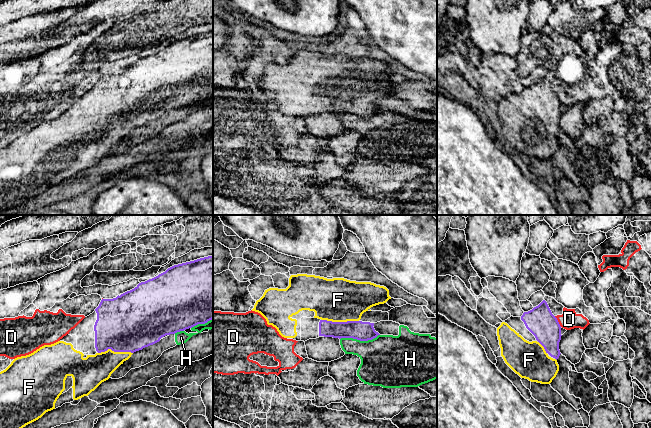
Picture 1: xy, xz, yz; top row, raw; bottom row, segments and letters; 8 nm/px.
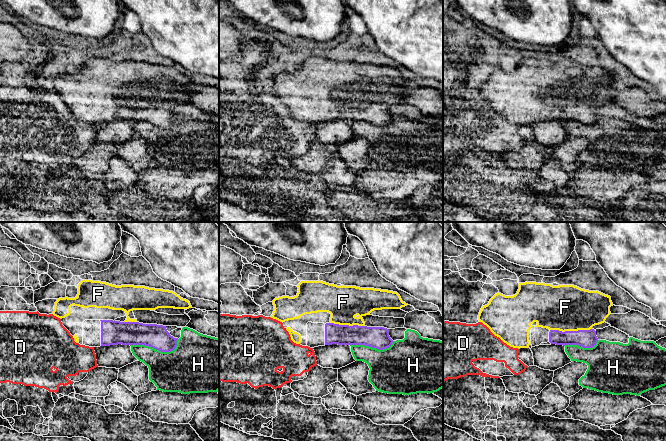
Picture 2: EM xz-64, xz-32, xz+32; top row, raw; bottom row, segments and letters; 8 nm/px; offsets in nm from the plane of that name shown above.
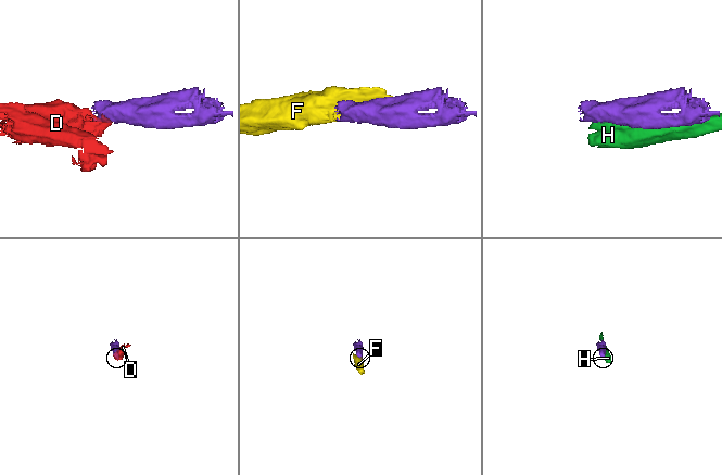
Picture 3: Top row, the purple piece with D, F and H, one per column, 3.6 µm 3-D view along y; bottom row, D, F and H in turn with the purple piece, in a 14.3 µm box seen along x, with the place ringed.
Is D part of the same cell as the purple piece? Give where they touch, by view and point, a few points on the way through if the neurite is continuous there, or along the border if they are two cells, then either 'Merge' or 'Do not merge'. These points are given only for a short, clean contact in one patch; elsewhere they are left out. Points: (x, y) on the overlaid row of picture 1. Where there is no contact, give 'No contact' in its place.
Touches purple at yz (557, 321). Boundary: yz (554, 316), (561, 326). Do not merge

